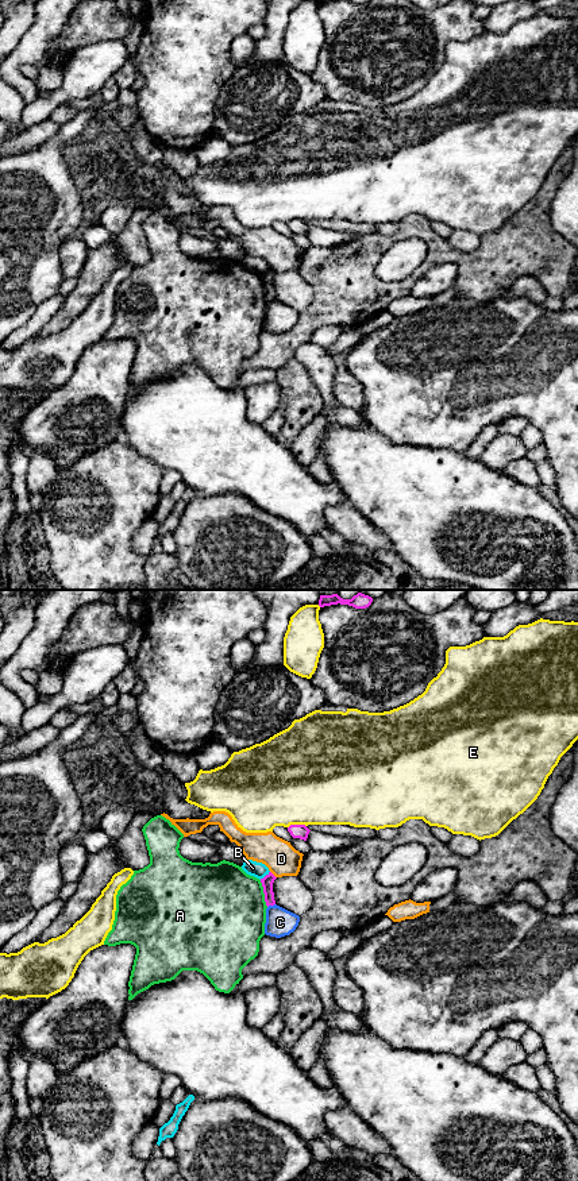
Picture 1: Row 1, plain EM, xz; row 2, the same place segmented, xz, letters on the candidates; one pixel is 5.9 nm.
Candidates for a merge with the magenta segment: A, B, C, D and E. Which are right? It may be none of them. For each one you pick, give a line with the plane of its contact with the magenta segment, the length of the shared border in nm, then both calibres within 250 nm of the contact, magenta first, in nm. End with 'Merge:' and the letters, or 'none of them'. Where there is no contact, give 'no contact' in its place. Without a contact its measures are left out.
Merge: none of them

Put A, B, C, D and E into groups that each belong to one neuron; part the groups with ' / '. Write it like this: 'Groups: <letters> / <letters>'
Groups: A / B / C / D / E

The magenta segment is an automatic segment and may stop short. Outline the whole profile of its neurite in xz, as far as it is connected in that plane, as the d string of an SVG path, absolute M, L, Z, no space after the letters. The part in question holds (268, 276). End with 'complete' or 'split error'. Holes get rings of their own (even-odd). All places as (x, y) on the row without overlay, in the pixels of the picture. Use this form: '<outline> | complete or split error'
M269 267L263 274L261 274L262 282L263 282L263 289L265 289L265 297L266 301L274 301L274 287L273 287L273 278L277 273Z | complete

